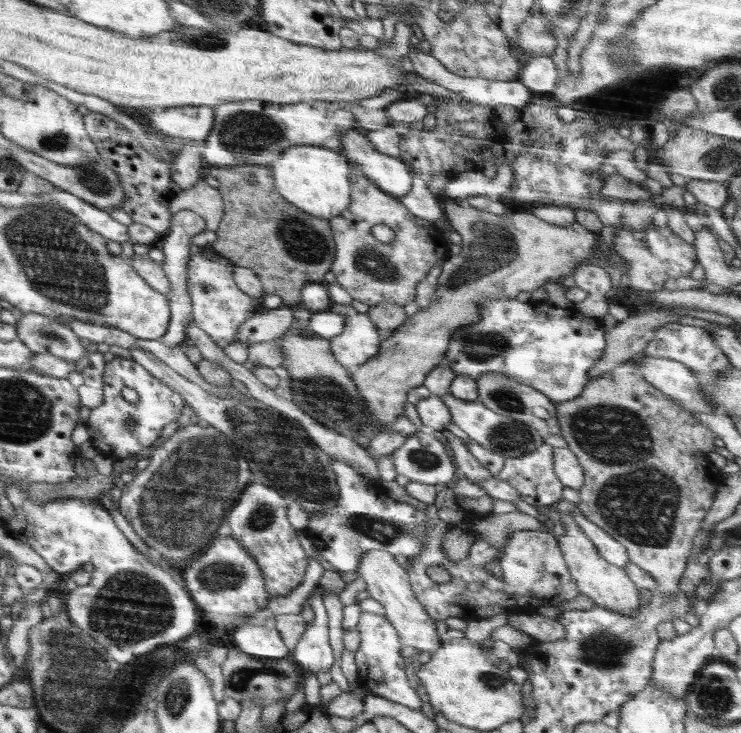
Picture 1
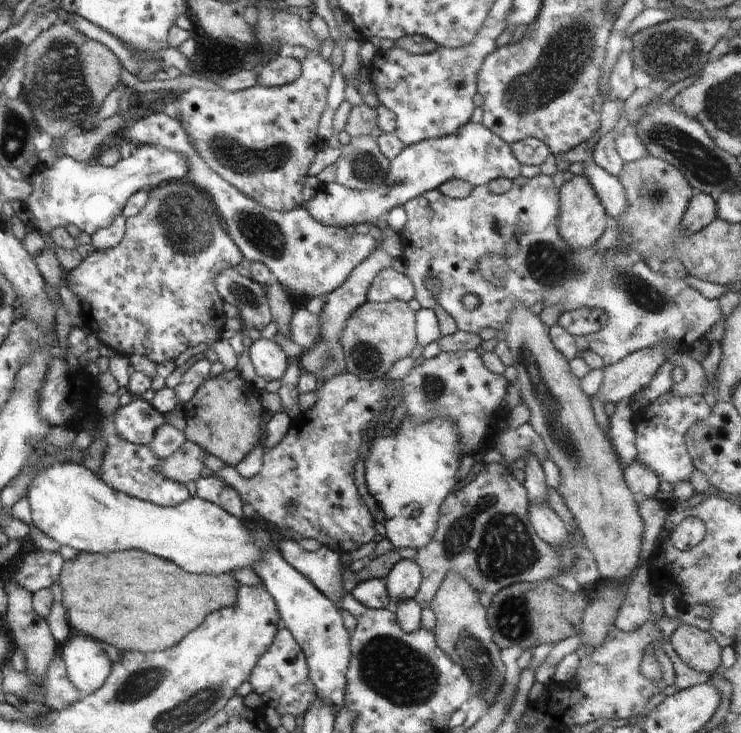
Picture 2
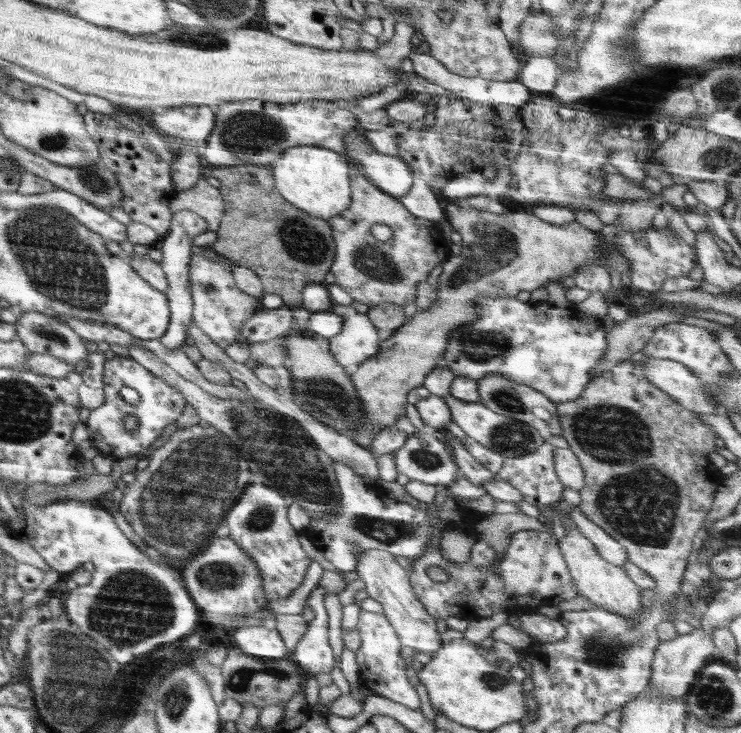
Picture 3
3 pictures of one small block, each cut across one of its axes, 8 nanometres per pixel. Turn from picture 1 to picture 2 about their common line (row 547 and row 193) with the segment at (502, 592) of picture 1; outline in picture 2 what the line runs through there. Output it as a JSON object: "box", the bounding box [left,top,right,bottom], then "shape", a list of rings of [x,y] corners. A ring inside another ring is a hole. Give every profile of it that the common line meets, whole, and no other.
{"box":[397,173,720,367],"shape":[[[543,173],[532,178],[518,175],[513,179],[510,190],[504,194],[494,194],[488,184],[474,187],[470,195],[464,198],[450,198],[434,189],[403,204],[407,220],[397,235],[402,244],[401,258],[406,264],[405,275],[414,285],[415,298],[421,308],[440,306],[454,318],[461,331],[472,334],[479,334],[484,328],[494,328],[502,334],[510,312],[516,306],[526,308],[541,303],[544,306],[558,306],[563,311],[595,308],[603,312],[606,320],[602,328],[598,328],[598,332],[586,334],[584,338],[588,342],[588,350],[598,354],[606,367],[644,348],[660,346],[664,350],[676,350],[685,354],[690,352],[694,342],[705,338],[708,330],[720,320],[718,299],[705,298],[685,278],[662,276],[658,271],[652,270],[634,250],[622,250],[619,247],[597,250],[593,246],[572,250],[558,234],[560,192],[552,177]],[[511,240],[517,242],[518,251],[506,261],[506,280],[500,286],[494,286],[482,276],[478,264],[484,256],[492,256],[492,252],[494,256],[505,255],[505,245]],[[432,275],[440,282],[440,290],[434,295],[426,288],[426,280],[432,278]],[[469,293],[475,294],[480,300],[473,310],[464,308],[462,302],[464,295]]]}

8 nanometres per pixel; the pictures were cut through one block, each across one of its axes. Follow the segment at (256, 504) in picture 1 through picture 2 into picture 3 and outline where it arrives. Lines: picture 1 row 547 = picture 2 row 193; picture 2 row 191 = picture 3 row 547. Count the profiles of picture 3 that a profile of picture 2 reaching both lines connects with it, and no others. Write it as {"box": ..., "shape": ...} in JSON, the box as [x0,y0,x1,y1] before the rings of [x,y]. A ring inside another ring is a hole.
{"box":[222,482,311,610],"shape":[[[252,482],[235,506],[228,511],[222,523],[228,526],[229,537],[242,548],[242,552],[250,560],[254,560],[252,564],[256,566],[264,588],[262,610],[266,610],[270,602],[290,596],[304,582],[311,559],[298,541],[297,530],[288,521],[289,505],[286,500],[273,489],[263,485]]]}

